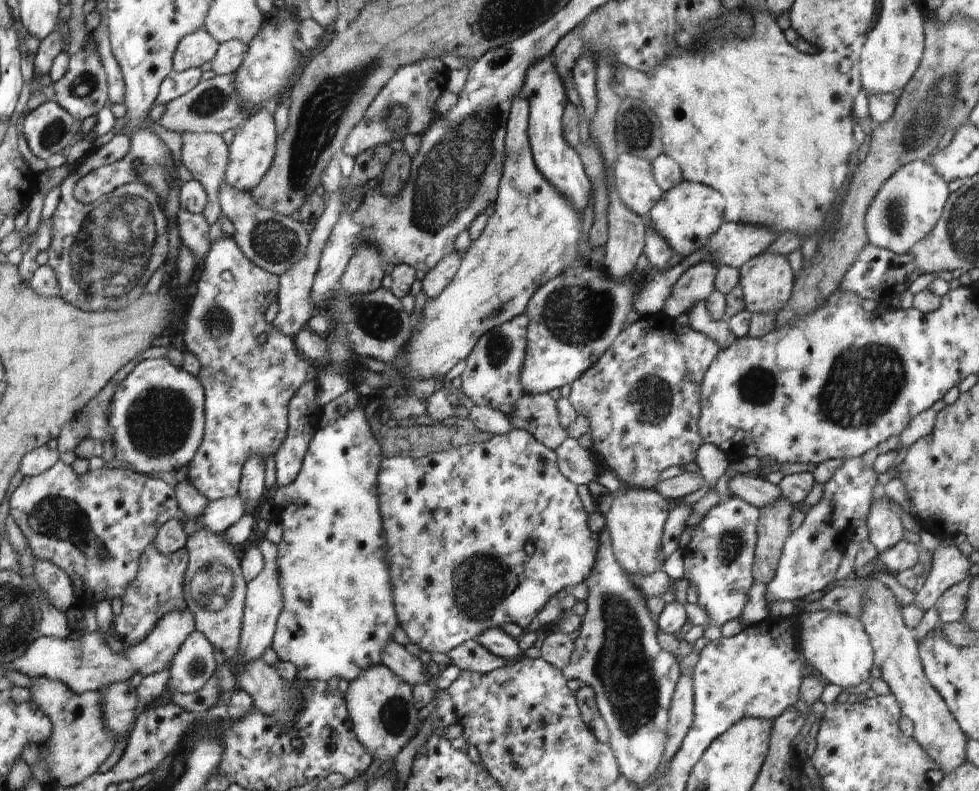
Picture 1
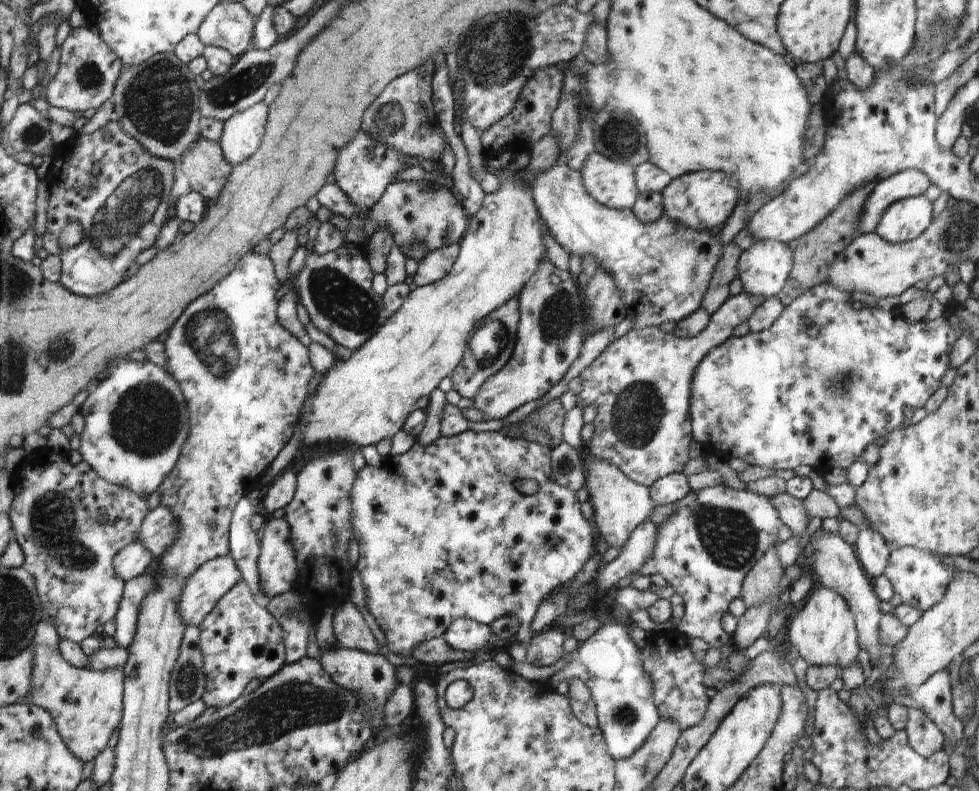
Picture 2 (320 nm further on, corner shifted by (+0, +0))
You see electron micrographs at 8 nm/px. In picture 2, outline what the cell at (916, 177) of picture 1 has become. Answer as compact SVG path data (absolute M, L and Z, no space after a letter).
M923 194L893 202L882 215L875 233L889 243L918 238L932 222L932 204Z

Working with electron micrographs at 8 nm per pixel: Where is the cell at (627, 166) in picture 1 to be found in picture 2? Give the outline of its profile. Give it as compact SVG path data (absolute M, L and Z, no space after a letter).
M594 151L581 168L588 194L613 209L631 209L640 194L635 183L635 167L616 162Z

